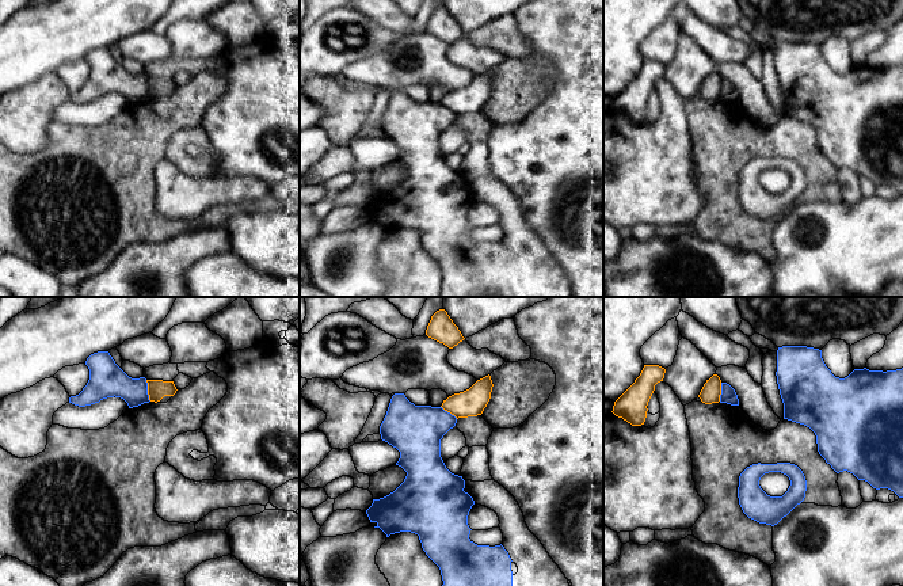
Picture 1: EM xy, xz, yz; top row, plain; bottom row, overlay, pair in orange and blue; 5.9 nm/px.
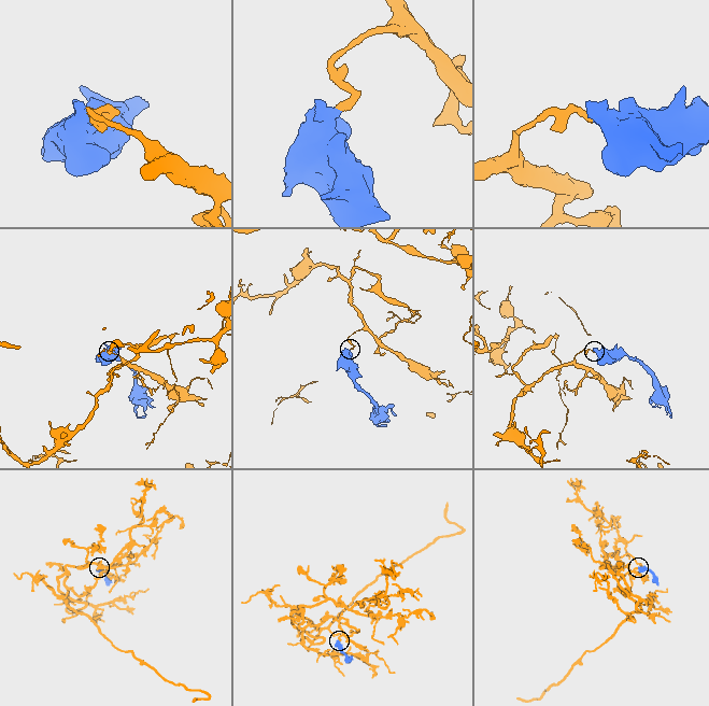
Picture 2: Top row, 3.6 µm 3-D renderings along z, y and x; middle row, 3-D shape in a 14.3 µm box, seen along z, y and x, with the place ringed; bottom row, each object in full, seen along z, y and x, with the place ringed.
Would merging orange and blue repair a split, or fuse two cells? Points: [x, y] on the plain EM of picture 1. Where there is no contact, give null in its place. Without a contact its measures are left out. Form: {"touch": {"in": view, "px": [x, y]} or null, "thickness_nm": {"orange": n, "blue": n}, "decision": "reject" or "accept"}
{"touch": {"in": "xy", "px": [148, 87]}, "thickness_nm": {"orange": 110, "blue": 200}, "decision": "reject"}

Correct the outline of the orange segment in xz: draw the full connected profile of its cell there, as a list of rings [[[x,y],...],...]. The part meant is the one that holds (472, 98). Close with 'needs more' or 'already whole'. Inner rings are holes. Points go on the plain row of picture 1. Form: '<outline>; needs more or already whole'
[[[488,71],[477,76],[469,85],[449,92],[441,103],[457,115],[481,111],[491,95],[492,83]]]; already whole

